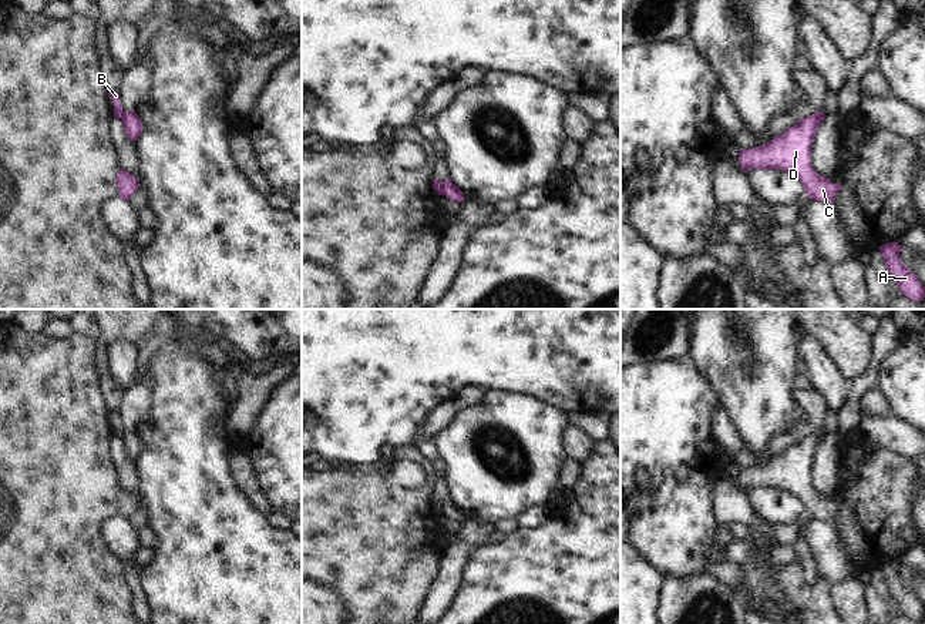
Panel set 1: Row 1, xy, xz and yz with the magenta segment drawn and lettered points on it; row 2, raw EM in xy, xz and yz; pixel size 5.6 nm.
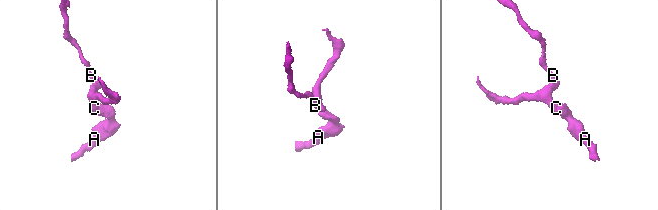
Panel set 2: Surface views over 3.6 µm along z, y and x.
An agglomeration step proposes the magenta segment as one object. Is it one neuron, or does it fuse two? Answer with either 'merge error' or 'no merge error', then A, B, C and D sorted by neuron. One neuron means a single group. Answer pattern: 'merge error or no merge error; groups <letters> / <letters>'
merge error; groups A C D / B

